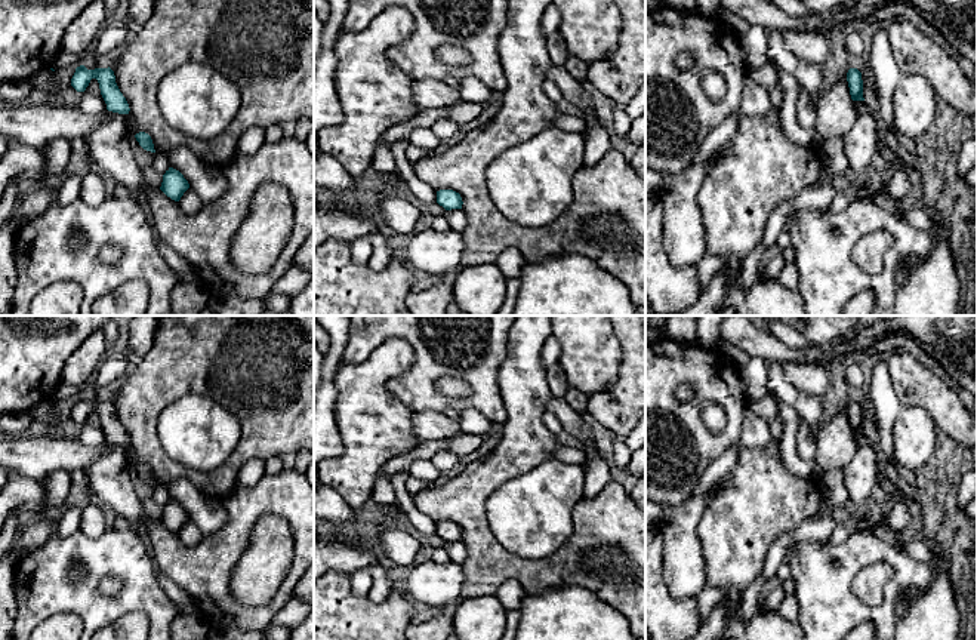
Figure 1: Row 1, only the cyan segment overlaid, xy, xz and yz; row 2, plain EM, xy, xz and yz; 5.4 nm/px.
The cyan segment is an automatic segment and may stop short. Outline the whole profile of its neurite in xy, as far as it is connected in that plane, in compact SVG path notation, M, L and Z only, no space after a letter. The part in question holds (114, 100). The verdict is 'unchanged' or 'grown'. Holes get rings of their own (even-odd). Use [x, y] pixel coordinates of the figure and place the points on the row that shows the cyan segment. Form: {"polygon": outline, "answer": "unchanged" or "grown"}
{"polygon": "M80 65L75 68L75 73L71 79L71 86L77 92L84 92L92 79L98 80L101 95L107 104L108 111L129 114L130 111L129 104L123 93L120 92L115 83L114 71L110 67L87 70L84 65Z", "answer": "unchanged"}

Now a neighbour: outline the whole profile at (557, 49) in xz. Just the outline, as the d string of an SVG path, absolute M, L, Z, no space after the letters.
M555 31L546 39L546 49L552 65L557 68L563 68L567 59L568 50L567 50L565 41L563 40L558 31Z

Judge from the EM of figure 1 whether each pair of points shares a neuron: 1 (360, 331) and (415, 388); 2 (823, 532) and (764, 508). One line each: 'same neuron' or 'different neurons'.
1: same neuron
2: different neurons

